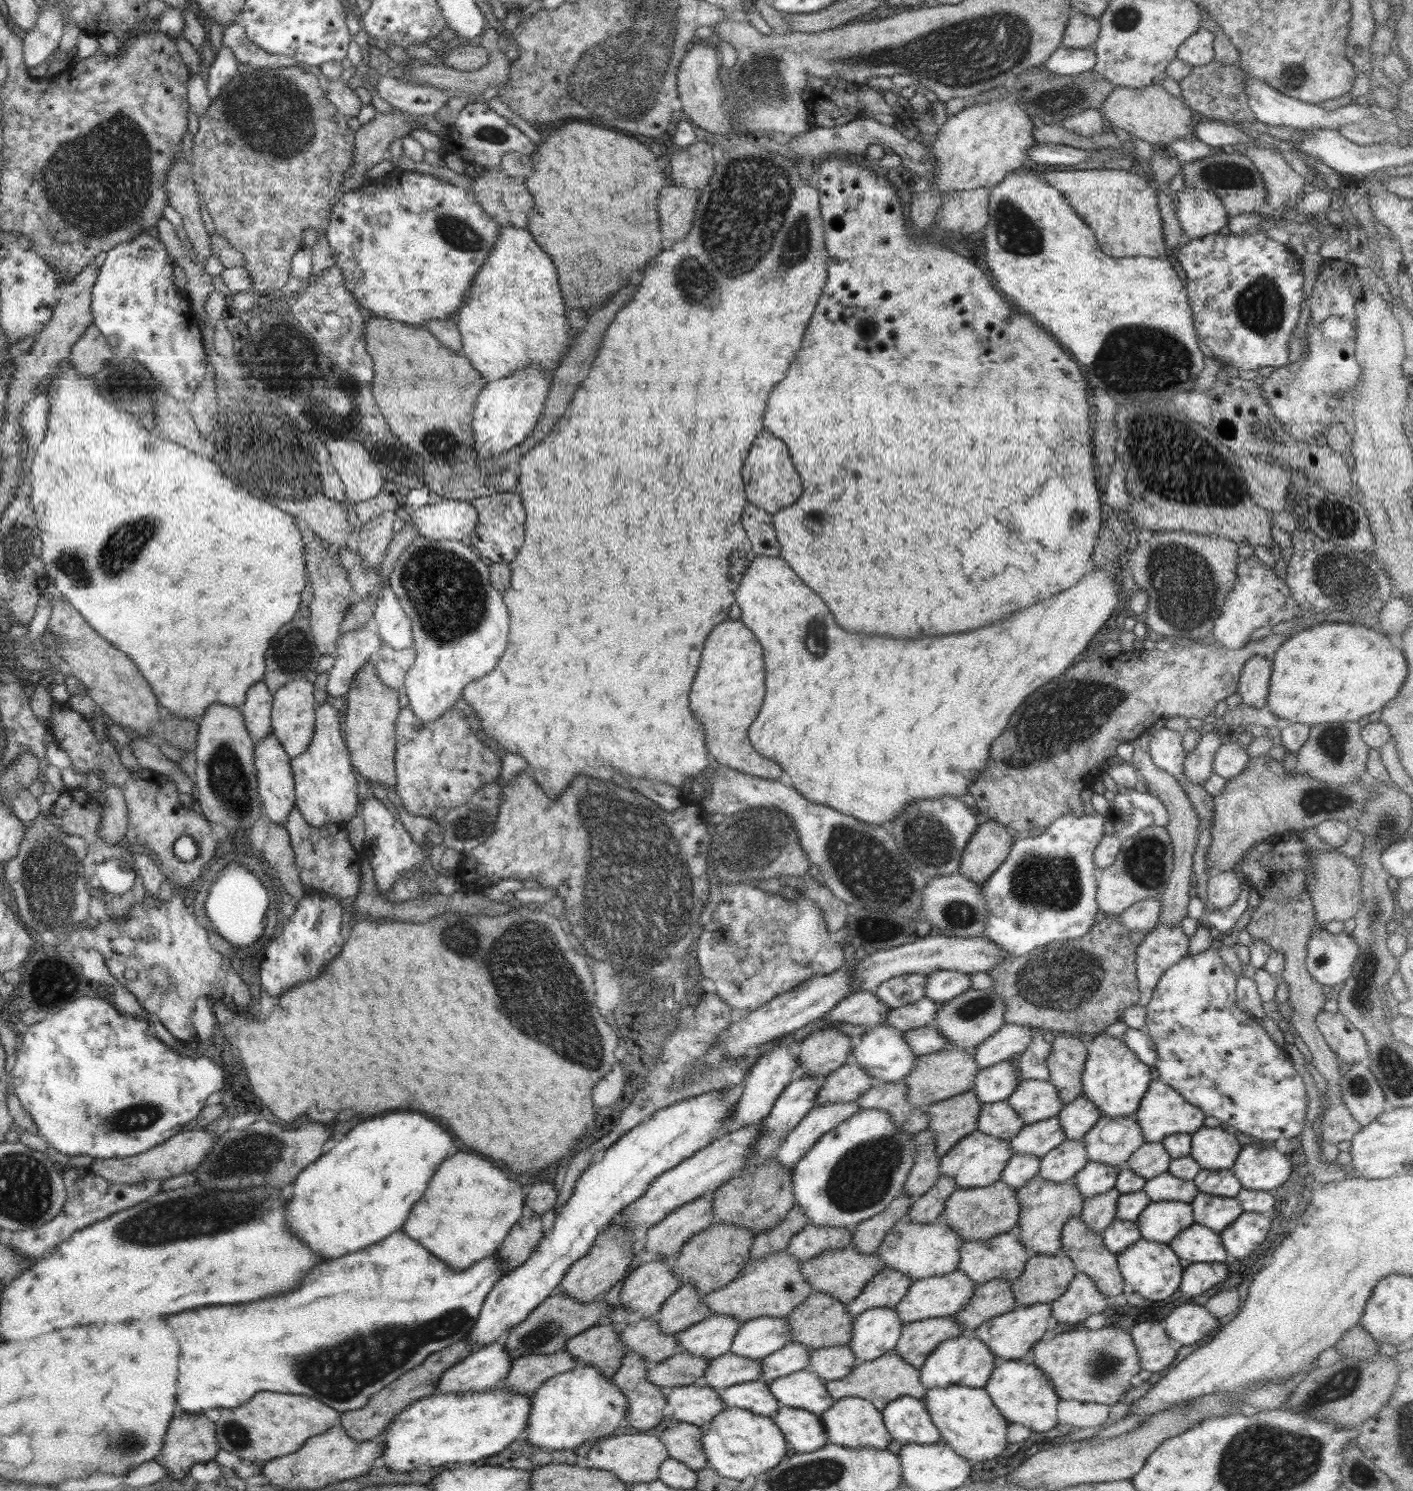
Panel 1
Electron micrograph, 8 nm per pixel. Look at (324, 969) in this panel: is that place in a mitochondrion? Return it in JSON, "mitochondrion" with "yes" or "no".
{"mitochondrion":"no"}

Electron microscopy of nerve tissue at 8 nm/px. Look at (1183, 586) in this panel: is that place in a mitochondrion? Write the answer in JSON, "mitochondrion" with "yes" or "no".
{"mitochondrion":"yes"}

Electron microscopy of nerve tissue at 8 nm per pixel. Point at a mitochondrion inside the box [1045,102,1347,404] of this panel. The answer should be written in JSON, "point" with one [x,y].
{"point":[1139,358]}

